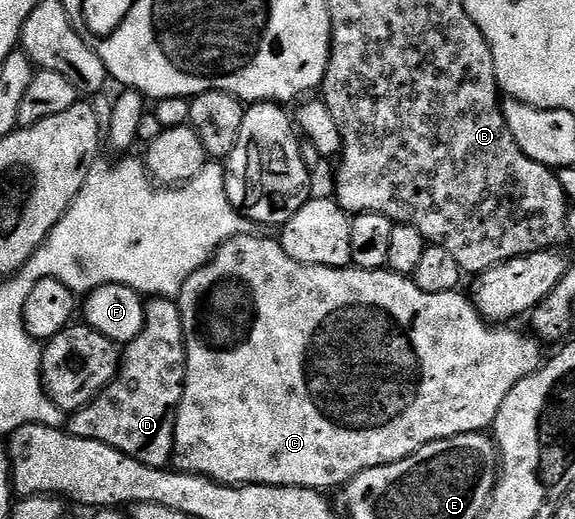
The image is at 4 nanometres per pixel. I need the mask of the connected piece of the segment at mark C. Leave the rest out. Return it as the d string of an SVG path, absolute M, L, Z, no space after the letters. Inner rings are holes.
M262 234L257 236L237 236L228 242L224 242L218 248L218 253L204 267L196 270L196 274L192 274L192 278L188 278L188 282L184 282L182 291L176 297L180 318L182 319L182 338L186 341L186 385L182 388L178 417L174 427L174 454L172 457L173 467L179 472L191 472L192 474L207 476L221 484L267 484L268 486L292 486L293 488L316 488L319 490L331 490L330 488L338 487L338 489L341 489L349 484L352 478L359 476L365 468L379 468L385 464L400 462L404 458L408 458L416 450L430 444L433 440L443 440L444 438L452 438L469 432L486 432L493 425L500 406L504 406L504 398L508 398L508 394L525 376L530 376L533 372L538 371L544 363L544 355L542 356L543 345L537 339L531 338L529 335L527 335L528 337L521 336L518 332L509 332L506 329L509 327L506 326L491 326L476 311L473 299L469 295L462 296L461 291L428 294L424 290L420 290L420 286L416 286L413 279L399 276L397 272L389 270L373 272L372 270L364 270L353 266L349 268L308 266L307 264L296 262L296 258L288 258L288 254L277 239L265 240L264 236Z

